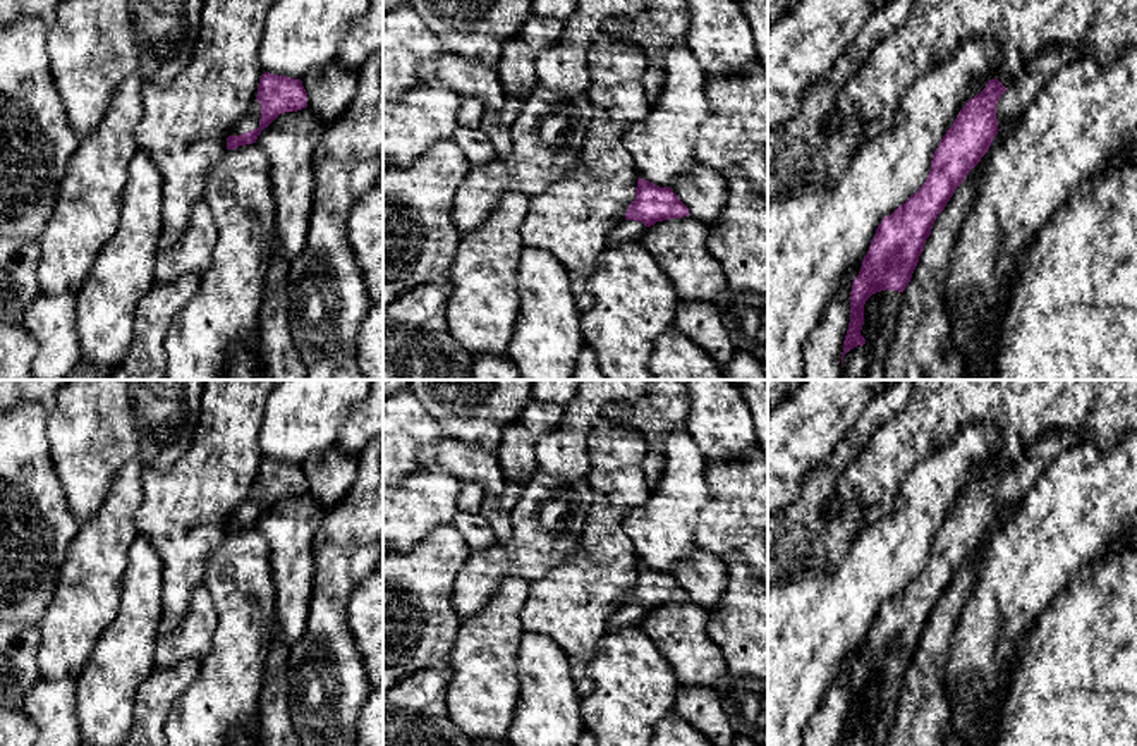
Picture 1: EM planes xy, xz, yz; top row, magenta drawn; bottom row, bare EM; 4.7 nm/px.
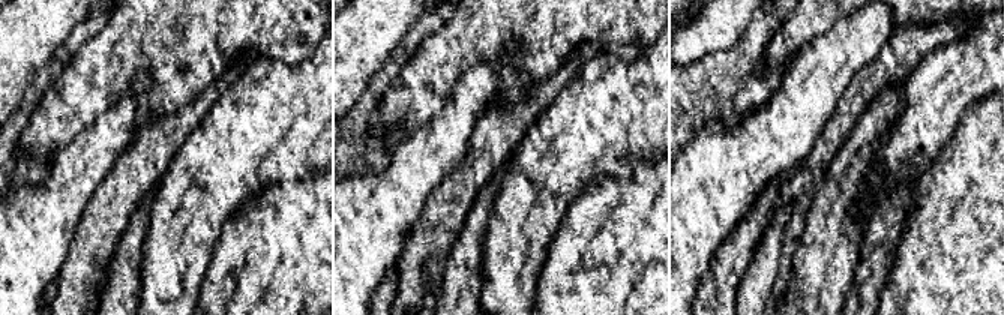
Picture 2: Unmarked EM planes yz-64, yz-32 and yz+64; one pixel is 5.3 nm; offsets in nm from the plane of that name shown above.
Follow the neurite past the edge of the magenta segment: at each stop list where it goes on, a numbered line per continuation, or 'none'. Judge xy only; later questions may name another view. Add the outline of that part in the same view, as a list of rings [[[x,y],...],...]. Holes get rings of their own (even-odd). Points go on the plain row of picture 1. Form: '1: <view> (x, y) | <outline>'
1: xy (251, 506) | [[[258,485],[251,490],[251,495],[246,502],[242,502],[228,517],[228,521],[239,521],[244,517],[251,517],[259,512],[261,504],[261,490]]]

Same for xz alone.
1: xz (629, 616) | [[[623,605],[620,610],[617,610],[610,619],[611,629],[622,629],[622,627],[642,627],[642,621],[646,619],[646,610],[642,607],[635,605]]]

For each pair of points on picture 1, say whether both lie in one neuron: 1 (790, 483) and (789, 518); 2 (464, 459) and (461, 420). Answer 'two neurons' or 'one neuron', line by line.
1: two neurons
2: two neurons

